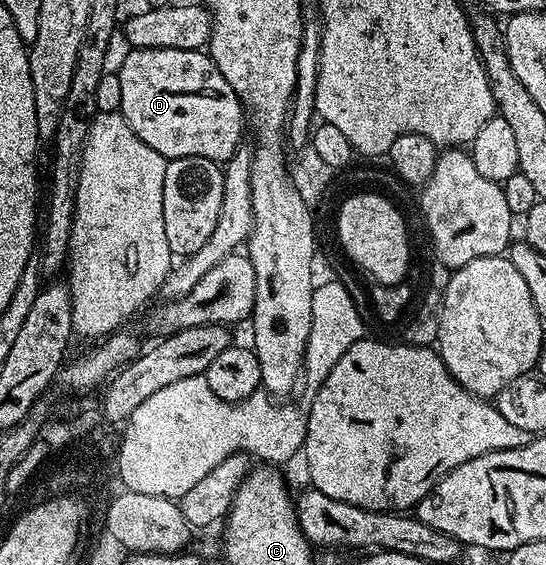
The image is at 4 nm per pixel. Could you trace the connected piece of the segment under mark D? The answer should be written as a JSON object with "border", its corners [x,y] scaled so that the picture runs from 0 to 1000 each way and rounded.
{"border":[[[238,85],[223,115],[212,120],[220,138],[220,196],[238,228],[286,273],[302,276],[306,285],[322,280],[381,280],[412,287],[445,253],[447,193],[436,179],[432,159],[418,152],[418,138],[403,131],[392,104],[364,88],[293,88],[291,85]]]}

